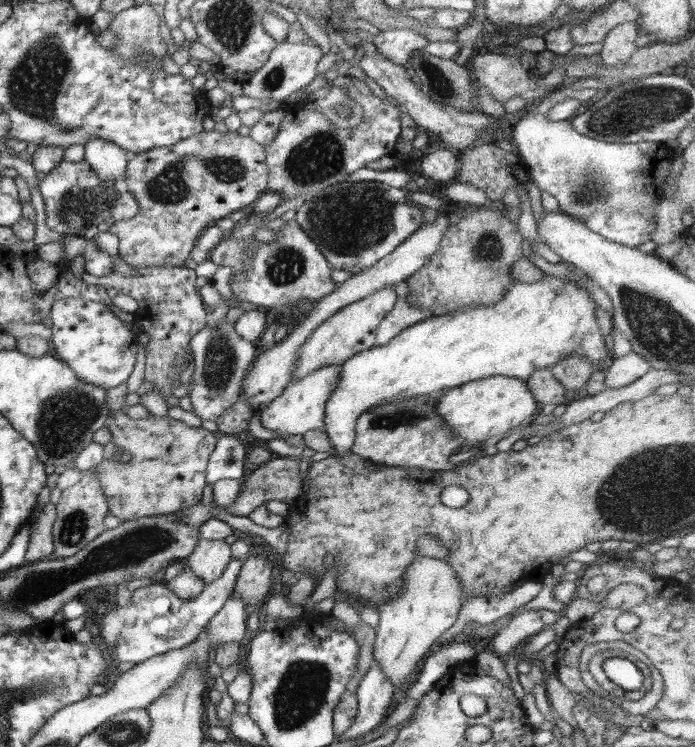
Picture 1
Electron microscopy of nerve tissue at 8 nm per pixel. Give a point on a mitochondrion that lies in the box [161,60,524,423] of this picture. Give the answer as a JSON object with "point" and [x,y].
{"point":[346,220]}

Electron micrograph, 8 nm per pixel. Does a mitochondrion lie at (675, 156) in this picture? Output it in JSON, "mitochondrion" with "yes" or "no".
{"mitochondrion":"no"}

